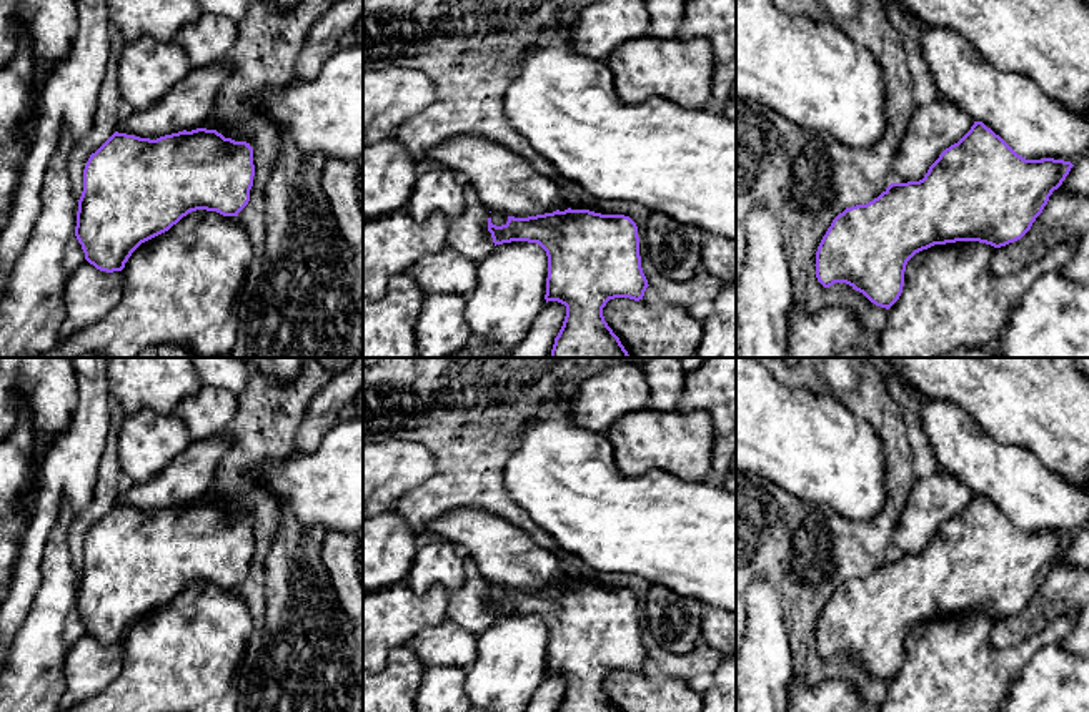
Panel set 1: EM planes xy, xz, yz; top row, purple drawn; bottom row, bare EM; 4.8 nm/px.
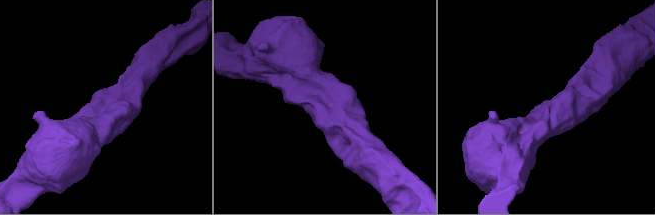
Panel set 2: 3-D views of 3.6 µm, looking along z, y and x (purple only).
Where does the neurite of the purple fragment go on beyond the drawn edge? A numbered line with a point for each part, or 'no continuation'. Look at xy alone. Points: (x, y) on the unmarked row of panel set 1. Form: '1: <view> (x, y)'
1: xy (190, 476)

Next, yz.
1: yz (934, 499)

